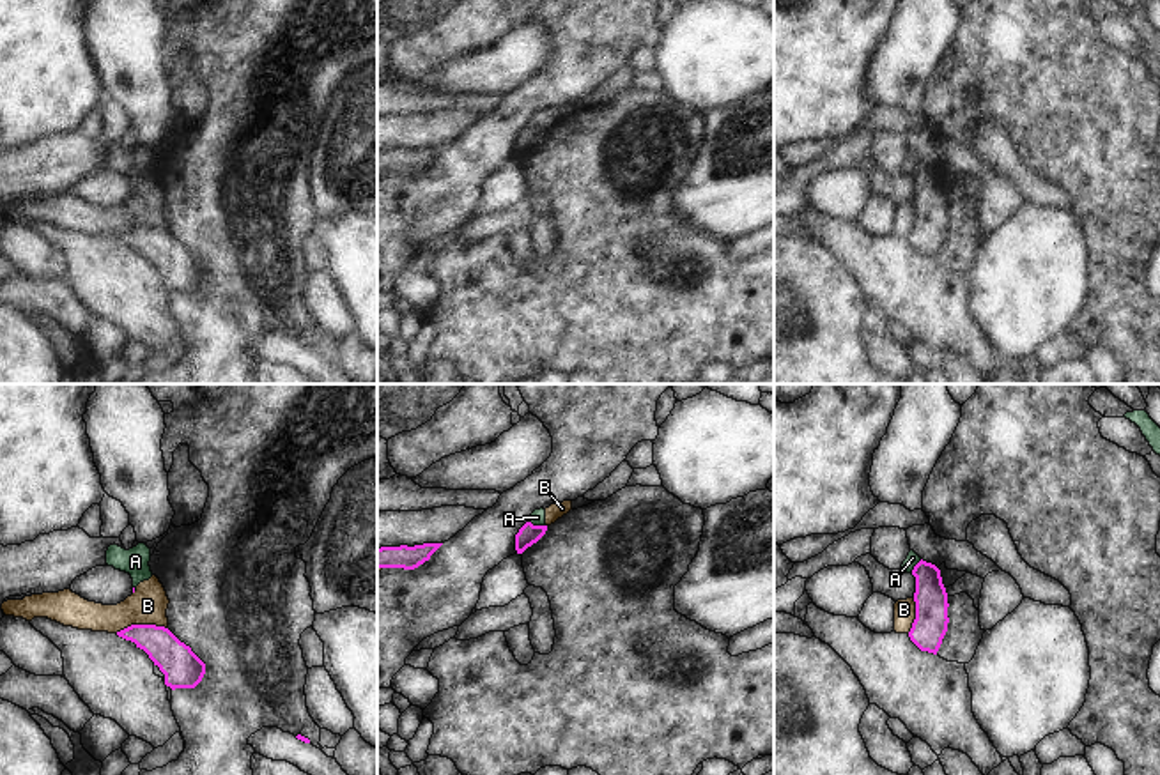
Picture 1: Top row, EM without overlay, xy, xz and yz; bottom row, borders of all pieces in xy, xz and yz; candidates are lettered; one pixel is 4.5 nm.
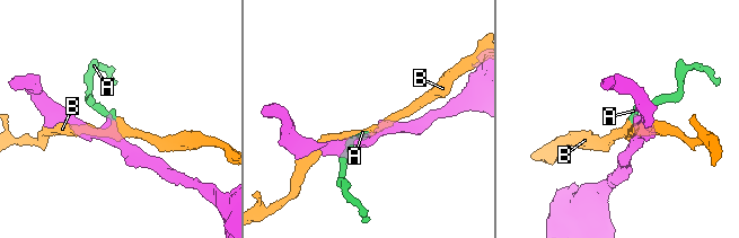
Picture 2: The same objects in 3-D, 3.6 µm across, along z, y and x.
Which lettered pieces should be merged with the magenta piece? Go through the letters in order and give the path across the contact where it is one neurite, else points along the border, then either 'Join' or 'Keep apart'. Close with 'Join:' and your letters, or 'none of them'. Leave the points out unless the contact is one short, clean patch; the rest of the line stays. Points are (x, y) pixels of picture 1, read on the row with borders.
A: Boundary: xz (530, 521), (544, 526). Keep apart
B: Keep apart
Join: none of them.

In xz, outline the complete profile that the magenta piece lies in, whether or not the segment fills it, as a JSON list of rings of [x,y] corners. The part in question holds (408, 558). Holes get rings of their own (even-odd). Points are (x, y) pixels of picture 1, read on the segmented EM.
[[[423,543],[414,547],[381,547],[377,549],[377,568],[414,570],[429,561],[441,545],[443,543]]]

